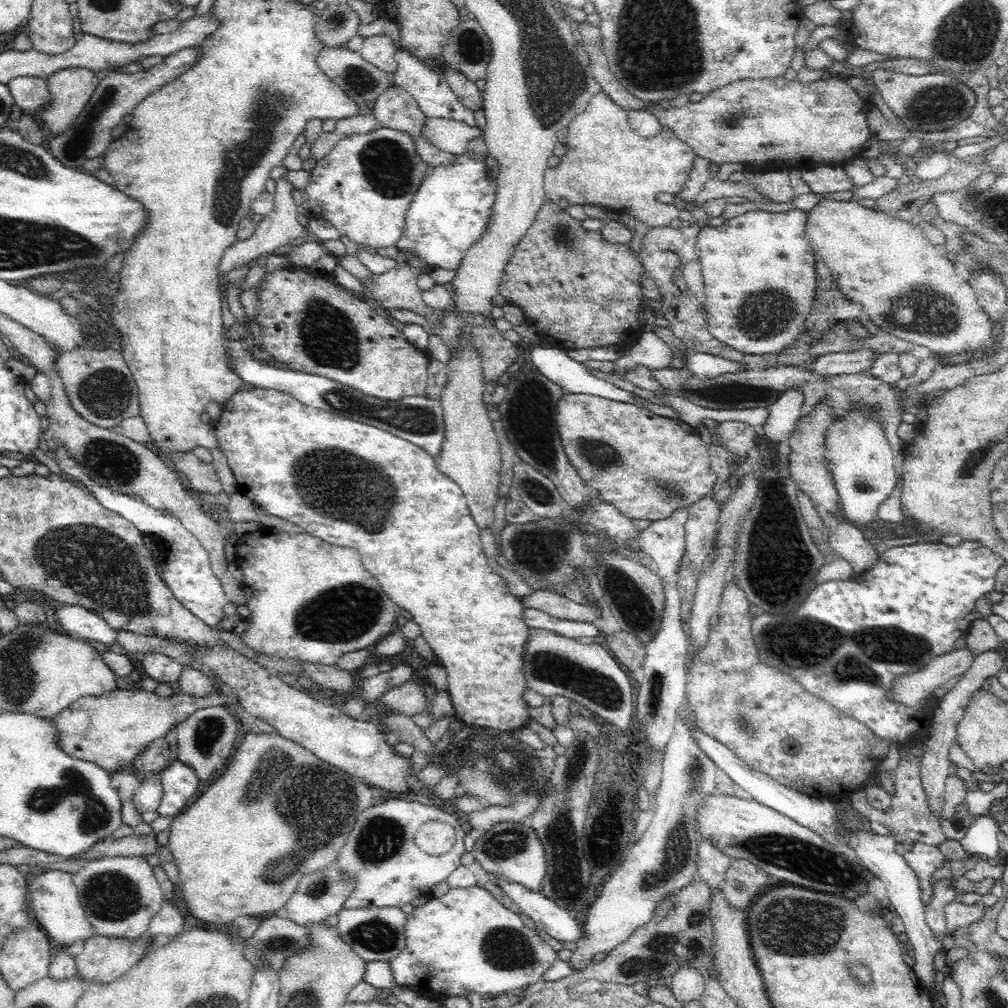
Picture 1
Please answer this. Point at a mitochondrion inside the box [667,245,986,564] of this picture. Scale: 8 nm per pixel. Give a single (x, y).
(923, 311)

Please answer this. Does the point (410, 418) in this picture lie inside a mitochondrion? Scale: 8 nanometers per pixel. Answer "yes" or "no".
yes

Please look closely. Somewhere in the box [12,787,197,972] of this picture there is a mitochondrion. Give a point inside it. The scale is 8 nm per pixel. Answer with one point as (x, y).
(111, 896)

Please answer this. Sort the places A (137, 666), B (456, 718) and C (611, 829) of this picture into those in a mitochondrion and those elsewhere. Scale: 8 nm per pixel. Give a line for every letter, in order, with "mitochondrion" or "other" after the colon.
A: other
B: other
C: other

